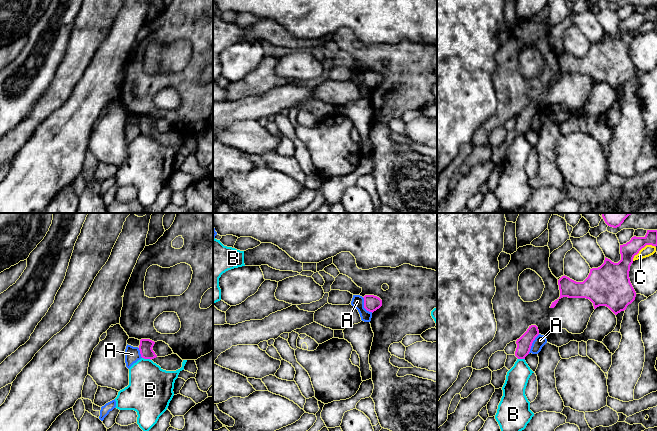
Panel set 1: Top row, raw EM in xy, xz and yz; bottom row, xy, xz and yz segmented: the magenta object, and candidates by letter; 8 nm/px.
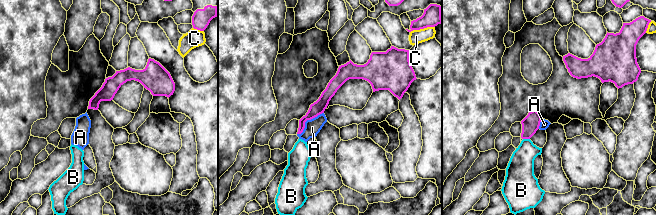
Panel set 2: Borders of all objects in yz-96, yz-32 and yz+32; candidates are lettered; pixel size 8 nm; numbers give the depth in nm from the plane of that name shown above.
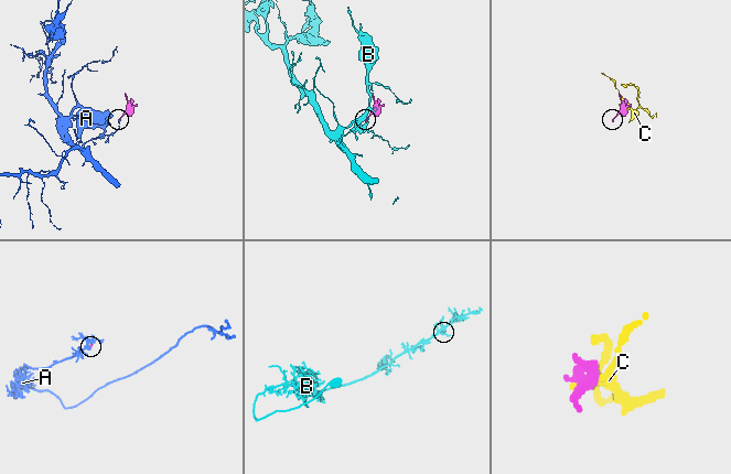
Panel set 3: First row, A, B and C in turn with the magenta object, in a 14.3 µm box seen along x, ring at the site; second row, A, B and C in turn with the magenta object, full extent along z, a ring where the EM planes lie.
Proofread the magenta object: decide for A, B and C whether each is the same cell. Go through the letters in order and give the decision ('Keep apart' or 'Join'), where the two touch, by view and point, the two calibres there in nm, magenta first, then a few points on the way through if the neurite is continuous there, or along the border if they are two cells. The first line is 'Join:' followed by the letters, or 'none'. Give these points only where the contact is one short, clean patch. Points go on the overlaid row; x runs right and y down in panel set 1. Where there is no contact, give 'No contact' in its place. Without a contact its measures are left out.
Join: none
A: Keep apart. Touches magenta at yz (531, 344). Thickness 120 nm (magenta) against 90 nm. Boundary: yz (539, 334), (533, 341), (528, 353)
B: Keep apart. Touches magenta at xy (146, 358). Thickness 110 nm (magenta) against 360 nm. Boundary: xy (142, 357), (150, 360)
C: Keep apart. Touches magenta at yz (642, 247). Thickness 130 nm (magenta) against 90 nm

